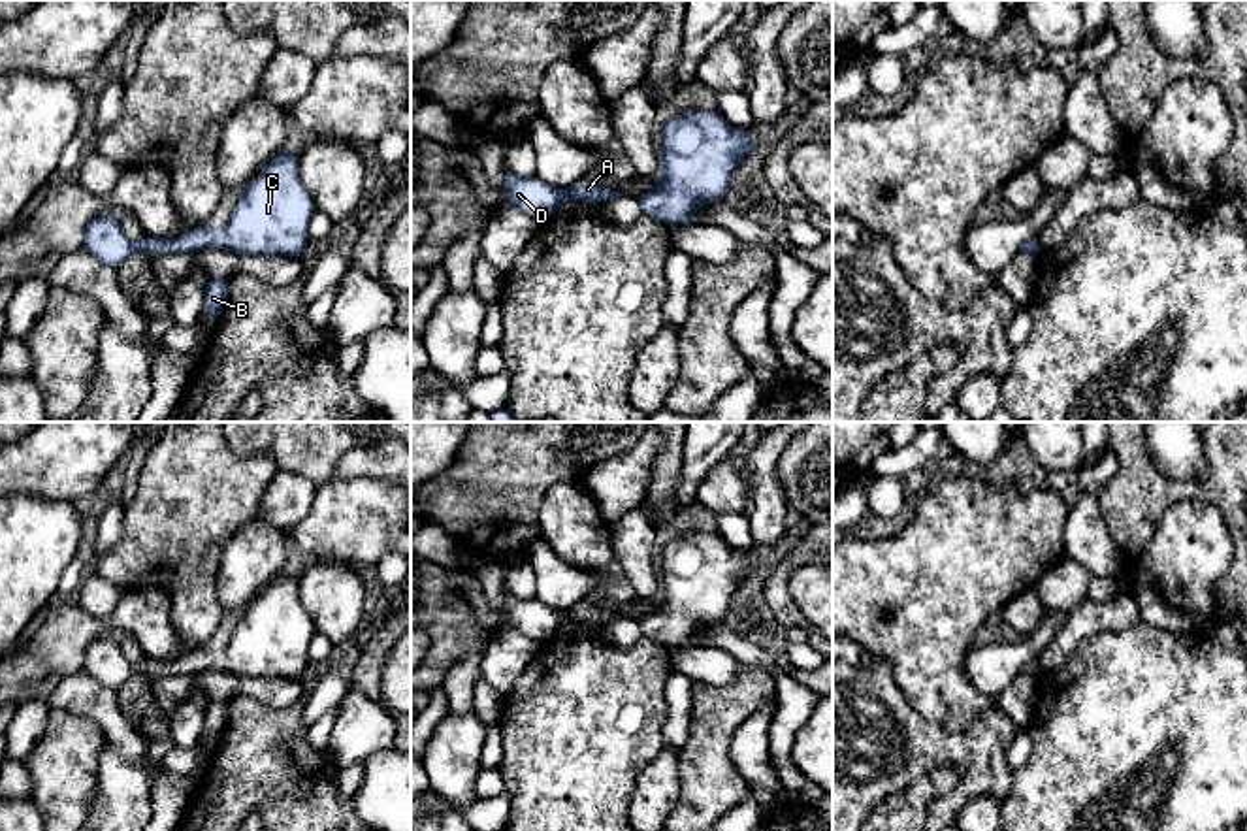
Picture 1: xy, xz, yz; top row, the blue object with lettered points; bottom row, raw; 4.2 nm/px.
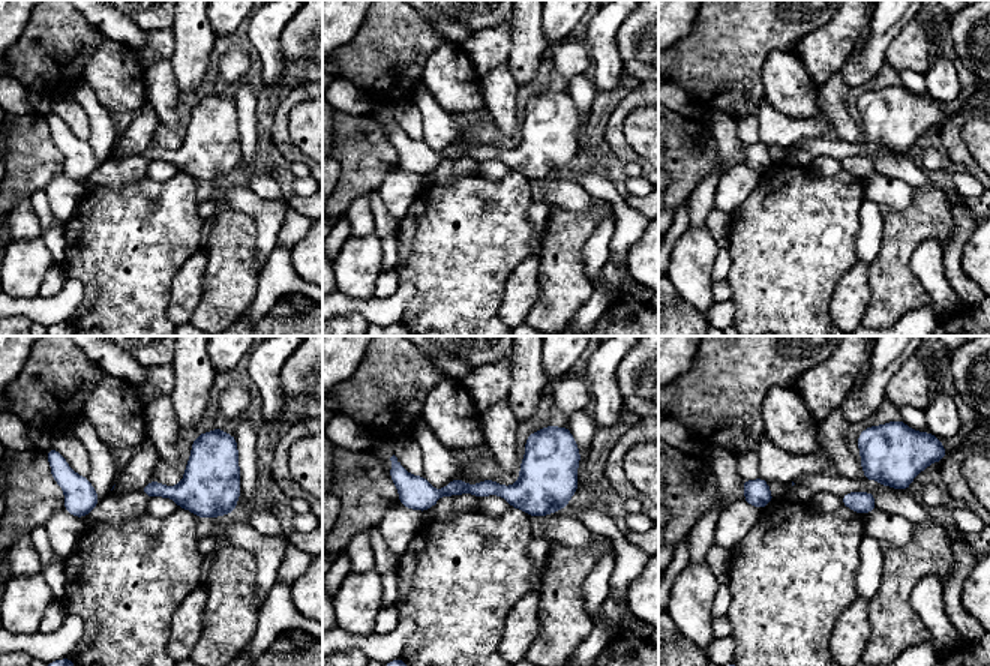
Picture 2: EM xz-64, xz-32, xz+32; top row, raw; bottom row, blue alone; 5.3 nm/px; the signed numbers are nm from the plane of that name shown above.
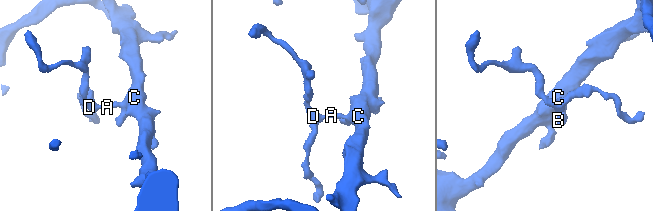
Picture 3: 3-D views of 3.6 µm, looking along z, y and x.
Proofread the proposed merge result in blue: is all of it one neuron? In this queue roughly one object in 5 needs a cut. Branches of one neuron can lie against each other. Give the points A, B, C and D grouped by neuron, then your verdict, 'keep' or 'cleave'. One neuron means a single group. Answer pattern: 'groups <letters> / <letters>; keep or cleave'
groups A B C D; keep

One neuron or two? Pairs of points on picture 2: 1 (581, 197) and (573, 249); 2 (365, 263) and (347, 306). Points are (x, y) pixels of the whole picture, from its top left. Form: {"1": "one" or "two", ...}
{"1": "two", "2": "two"}

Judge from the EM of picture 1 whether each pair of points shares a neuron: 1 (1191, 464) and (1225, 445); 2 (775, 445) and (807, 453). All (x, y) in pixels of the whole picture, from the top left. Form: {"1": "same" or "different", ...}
{"1": "different", "2": "different"}

